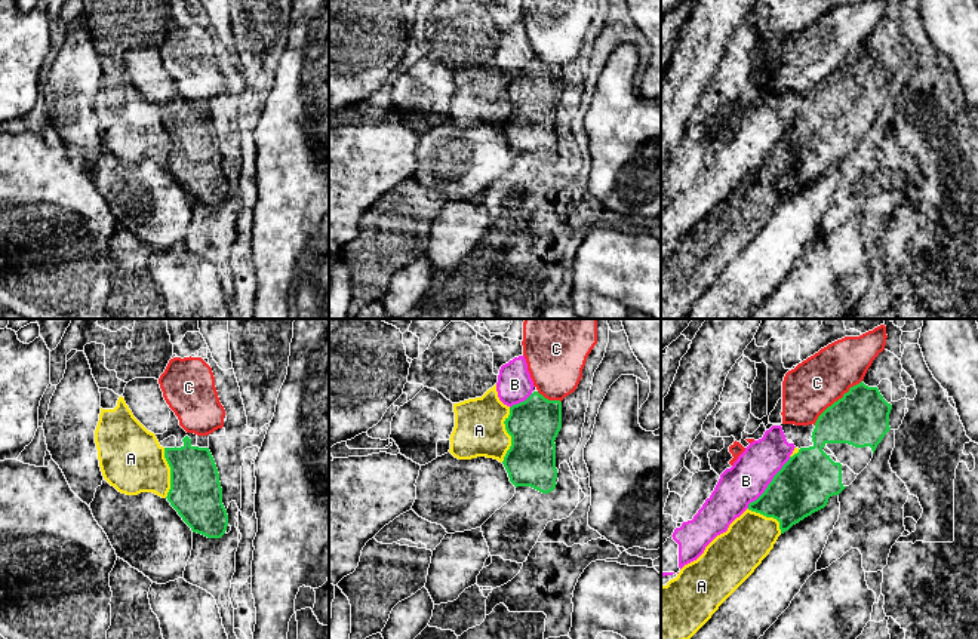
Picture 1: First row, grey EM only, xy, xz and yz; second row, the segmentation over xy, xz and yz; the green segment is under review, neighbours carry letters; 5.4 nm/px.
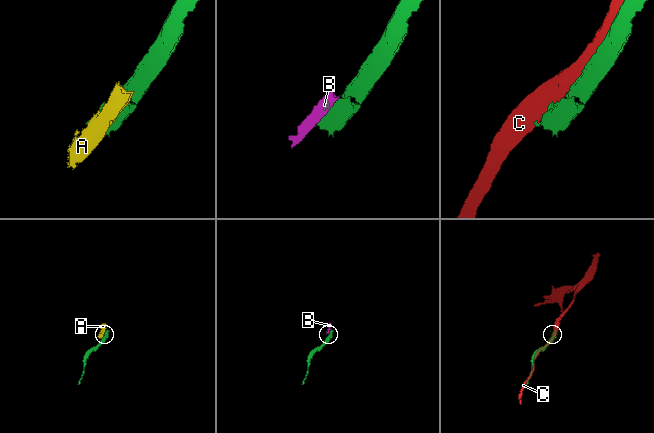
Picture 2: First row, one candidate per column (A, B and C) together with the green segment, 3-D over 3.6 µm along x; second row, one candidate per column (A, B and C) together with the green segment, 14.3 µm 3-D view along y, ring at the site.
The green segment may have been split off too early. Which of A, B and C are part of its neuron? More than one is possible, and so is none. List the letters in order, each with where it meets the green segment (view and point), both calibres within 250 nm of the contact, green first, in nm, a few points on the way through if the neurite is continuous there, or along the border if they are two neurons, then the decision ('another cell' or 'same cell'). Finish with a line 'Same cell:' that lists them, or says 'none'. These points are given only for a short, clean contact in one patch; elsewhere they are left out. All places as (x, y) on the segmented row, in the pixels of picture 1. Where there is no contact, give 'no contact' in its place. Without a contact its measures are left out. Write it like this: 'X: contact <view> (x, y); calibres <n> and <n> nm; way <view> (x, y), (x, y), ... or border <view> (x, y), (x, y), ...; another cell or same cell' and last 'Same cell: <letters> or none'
A: contact xz (509, 433); calibres 280 and 280 nm; another cell
B: contact yz (769, 484); calibres 300 and 220 nm; another cell
C: contact yz (837, 401); calibres 300 and 280 nm; another cell
Same cell: none

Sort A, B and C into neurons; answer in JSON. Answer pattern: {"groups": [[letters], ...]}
{"groups": [["A"], ["B"], ["C"]]}

